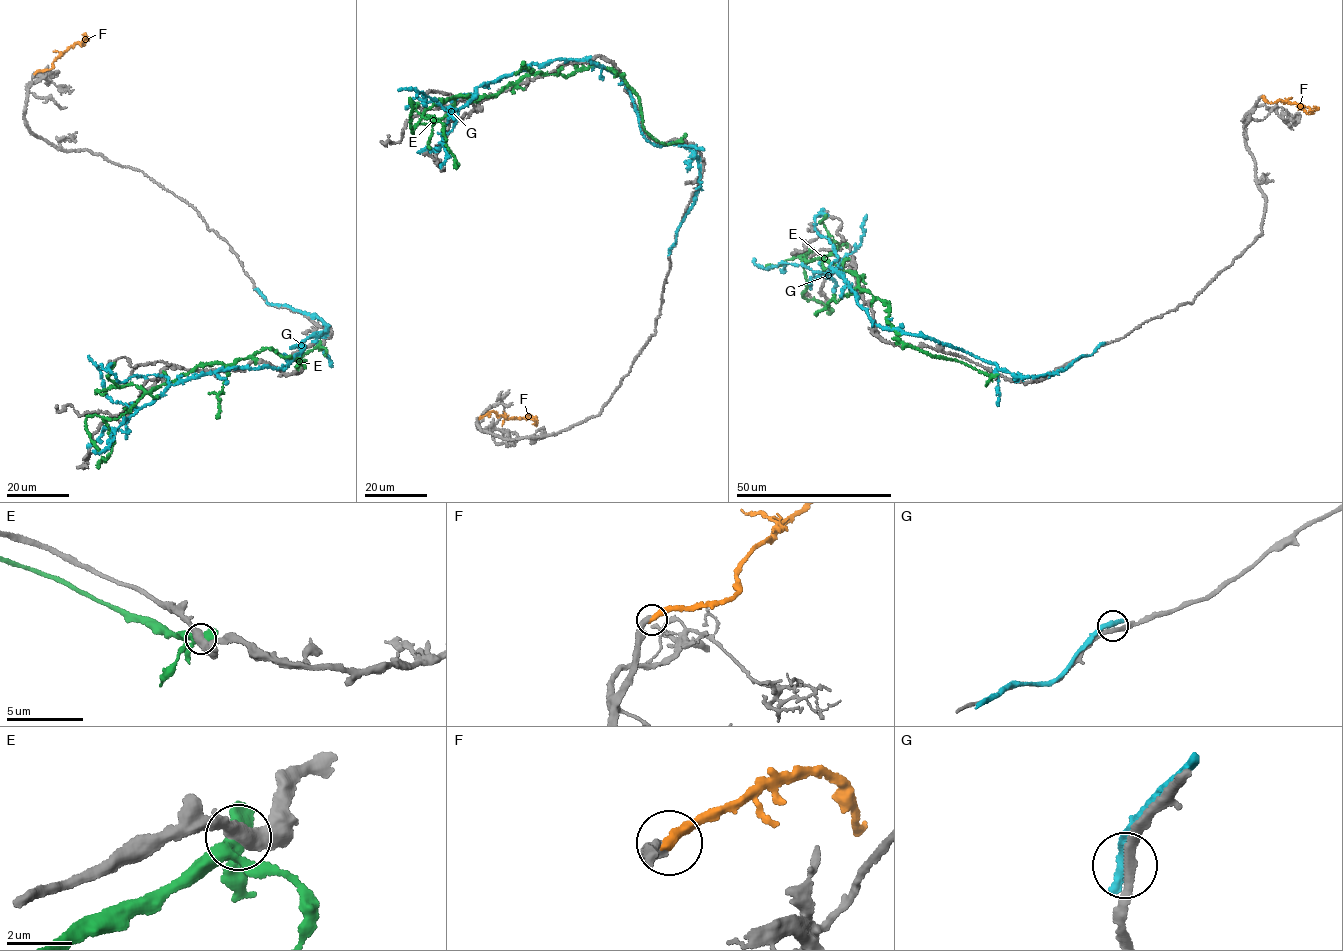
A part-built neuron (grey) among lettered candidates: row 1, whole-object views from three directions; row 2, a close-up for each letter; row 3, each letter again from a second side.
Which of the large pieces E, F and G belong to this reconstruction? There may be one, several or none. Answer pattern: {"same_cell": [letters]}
{"same_cell": []}

